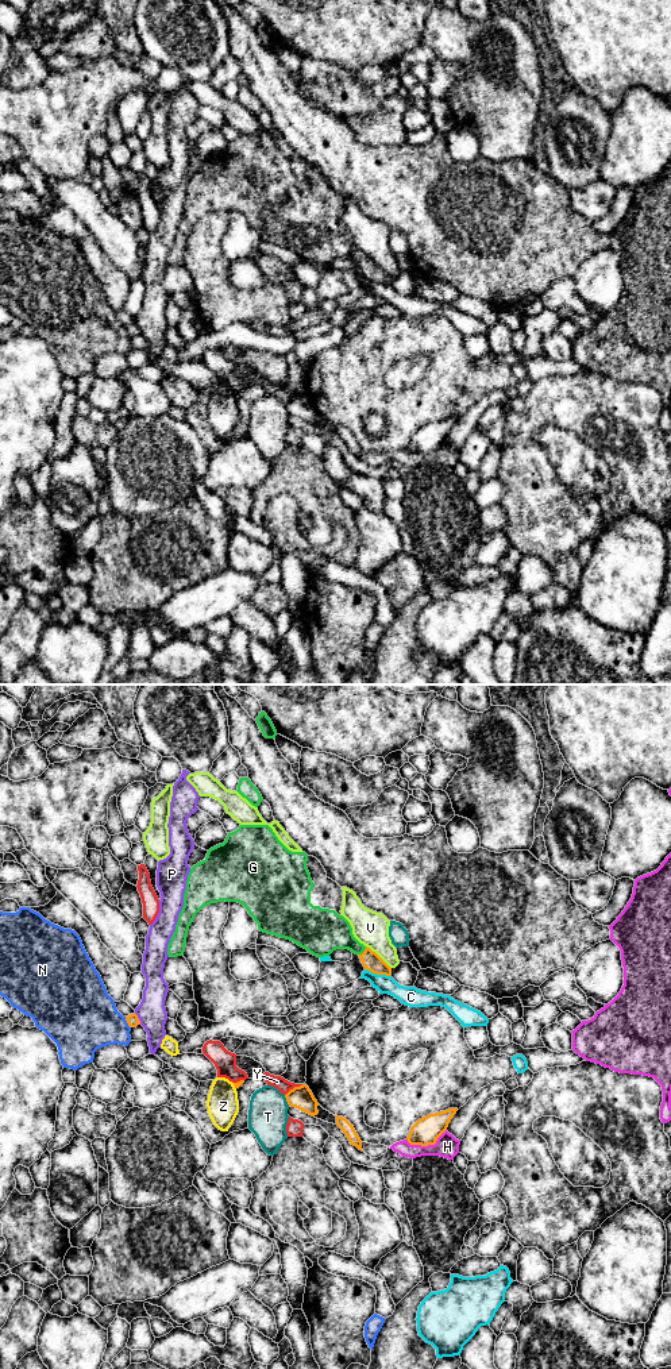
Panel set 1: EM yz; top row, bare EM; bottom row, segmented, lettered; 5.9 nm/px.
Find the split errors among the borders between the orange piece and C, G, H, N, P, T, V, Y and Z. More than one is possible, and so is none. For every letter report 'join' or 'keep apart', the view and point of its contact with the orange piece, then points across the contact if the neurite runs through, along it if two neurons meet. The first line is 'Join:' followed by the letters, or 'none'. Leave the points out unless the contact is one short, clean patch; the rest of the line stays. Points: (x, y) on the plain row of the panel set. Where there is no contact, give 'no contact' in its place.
Join: G
C: keep apart; contact yz (377, 282)
G: join; contact yz (363, 261); way yz (371, 270), (363, 261), (335, 240), (327, 240)
H: keep apart; contact yz (427, 454)
N: keep apart; contact yz (127, 331)
P: keep apart; contact yz (138, 327); border yz (134, 321), (141, 332)
T: keep apart; contact yz (286, 409)
V: keep apart; contact yz (378, 265)
Y: keep apart; contact yz (294, 396)
Z: keep apart; contact yz (234, 393)

